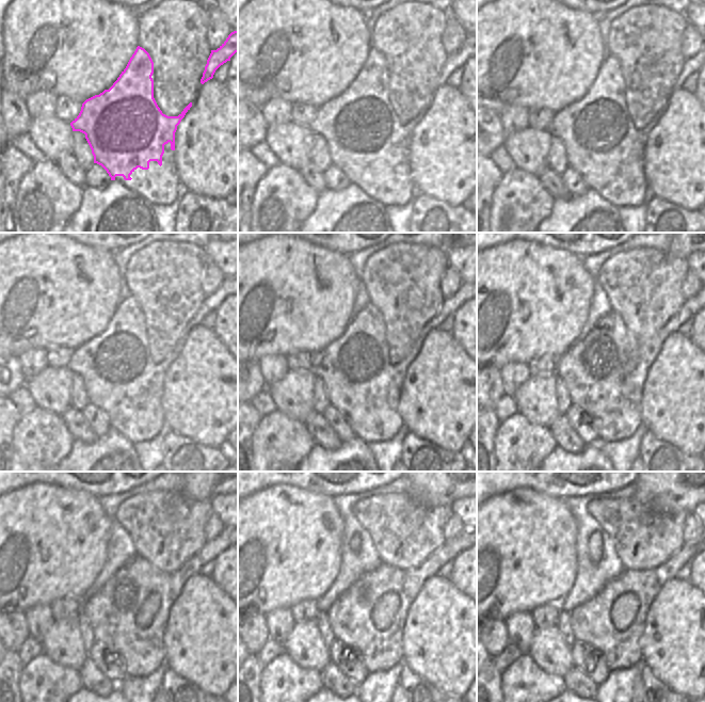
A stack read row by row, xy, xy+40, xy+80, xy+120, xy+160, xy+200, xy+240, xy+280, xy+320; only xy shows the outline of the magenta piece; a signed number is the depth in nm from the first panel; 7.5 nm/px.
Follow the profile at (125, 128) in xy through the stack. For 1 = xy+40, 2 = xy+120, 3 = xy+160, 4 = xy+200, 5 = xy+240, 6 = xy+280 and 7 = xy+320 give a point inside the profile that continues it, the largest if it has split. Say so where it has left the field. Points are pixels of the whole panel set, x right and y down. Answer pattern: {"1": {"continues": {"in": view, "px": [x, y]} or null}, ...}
{"1": {"continues": {"in": "xy+40", "px": [363, 132]}}, "2": {"continues": {"in": "xy+120", "px": [121, 378]}}, "3": {"continues": {"in": "xy+160", "px": [359, 379]}}, "4": {"continues": {"in": "xy+200", "px": [606, 368]}}, "5": {"continues": {"in": "xy+240", "px": [111, 611]}}, "6": {"continues": {"in": "xy+280", "px": [350, 617]}}, "7": {"continues": {"in": "xy+320", "px": [591, 623]}}}

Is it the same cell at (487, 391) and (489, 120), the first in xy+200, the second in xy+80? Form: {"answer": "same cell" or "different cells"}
{"answer": "same cell"}

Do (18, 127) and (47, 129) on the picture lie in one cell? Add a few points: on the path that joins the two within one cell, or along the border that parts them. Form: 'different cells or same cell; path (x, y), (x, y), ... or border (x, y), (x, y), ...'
different cells; border (32, 118), (27, 132)

